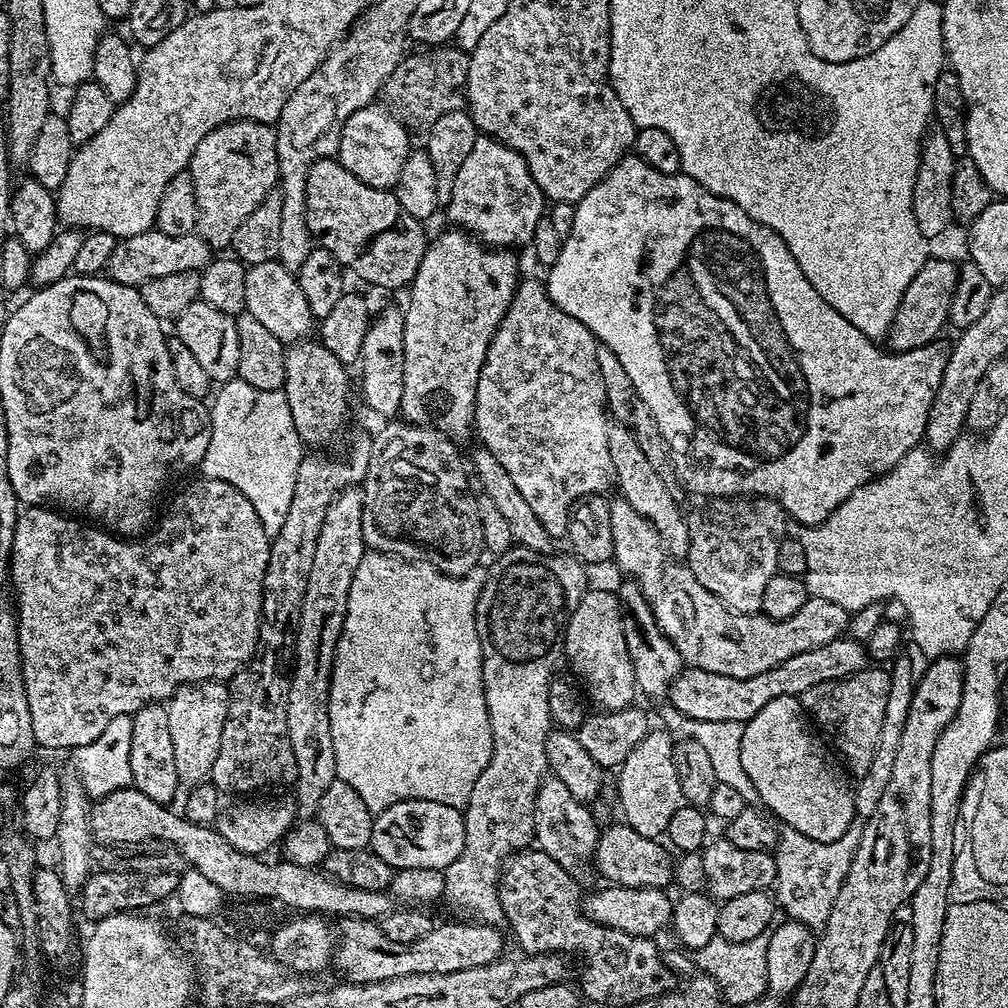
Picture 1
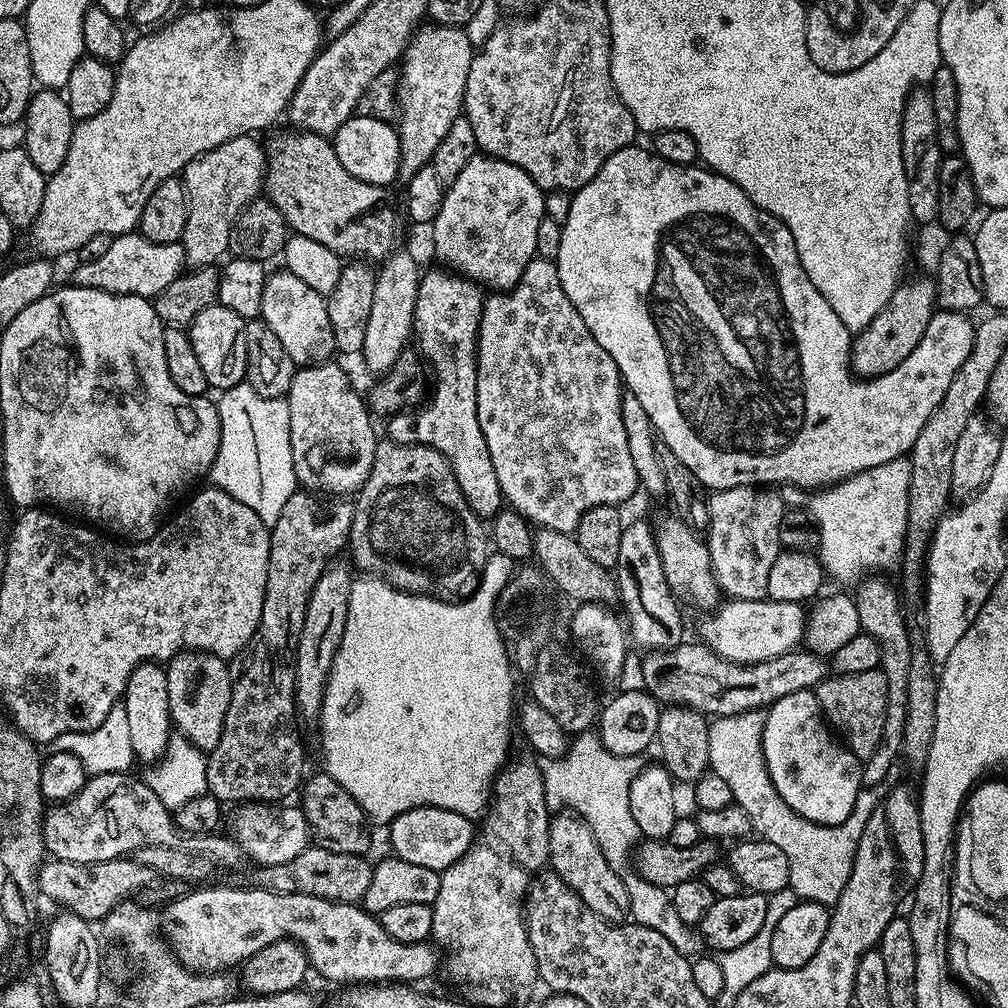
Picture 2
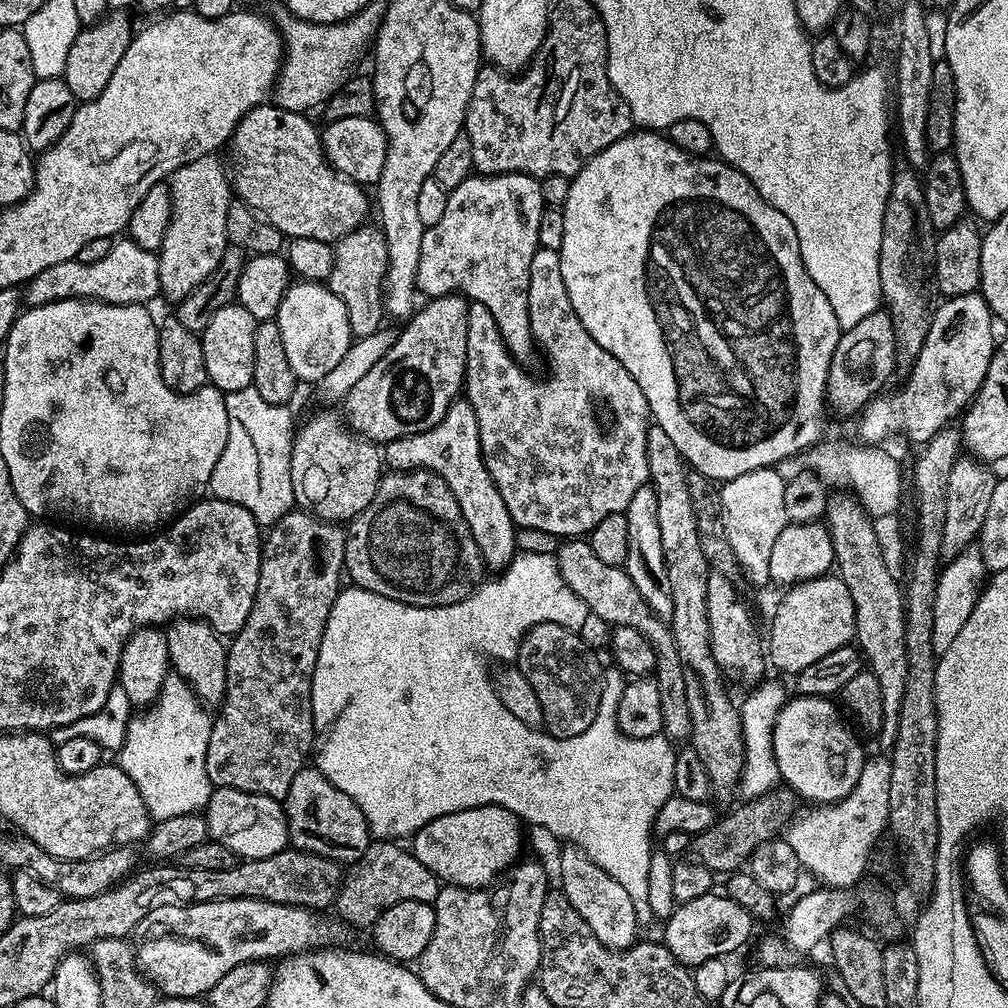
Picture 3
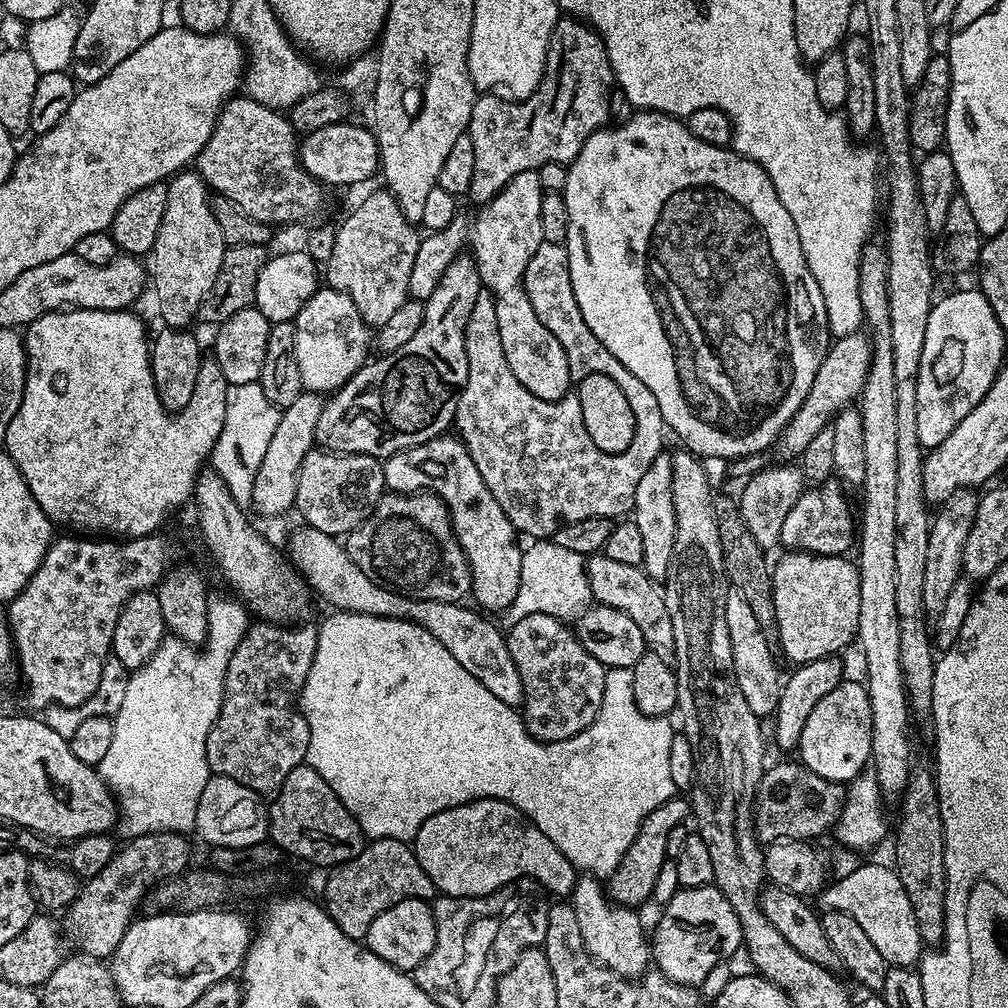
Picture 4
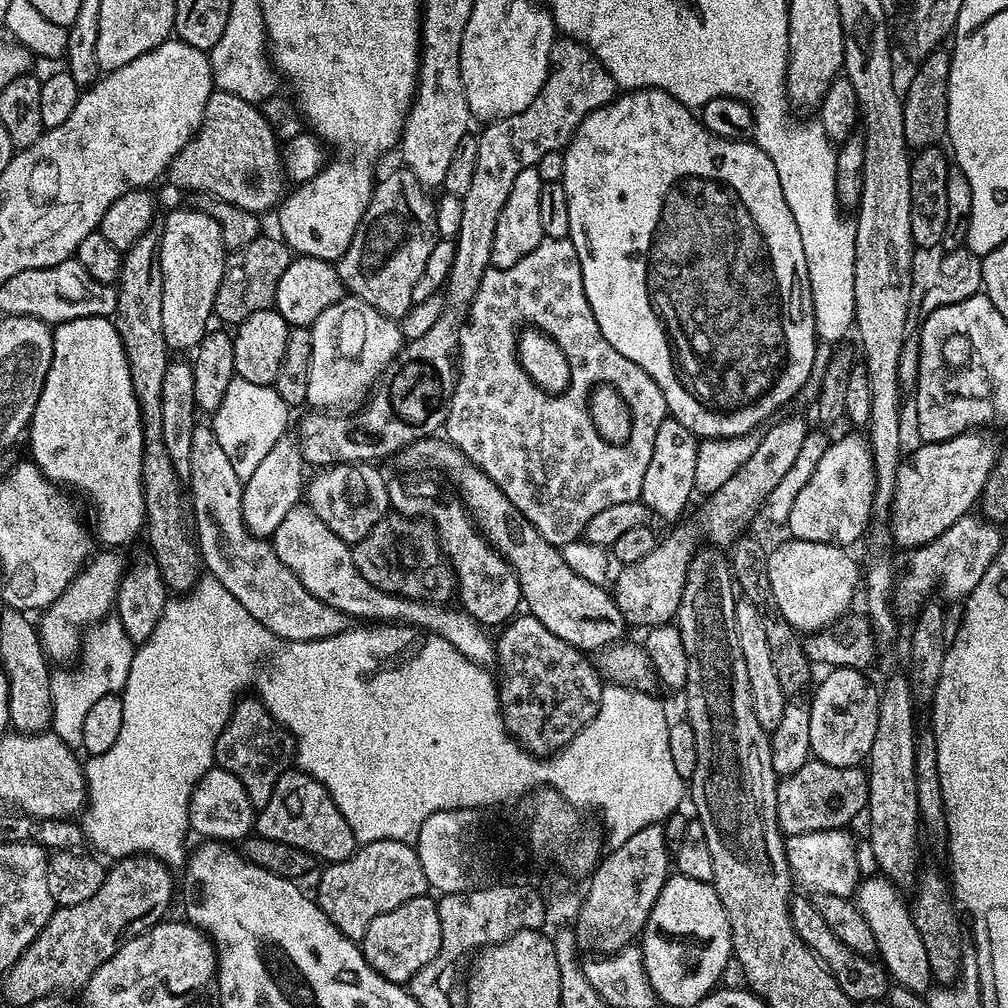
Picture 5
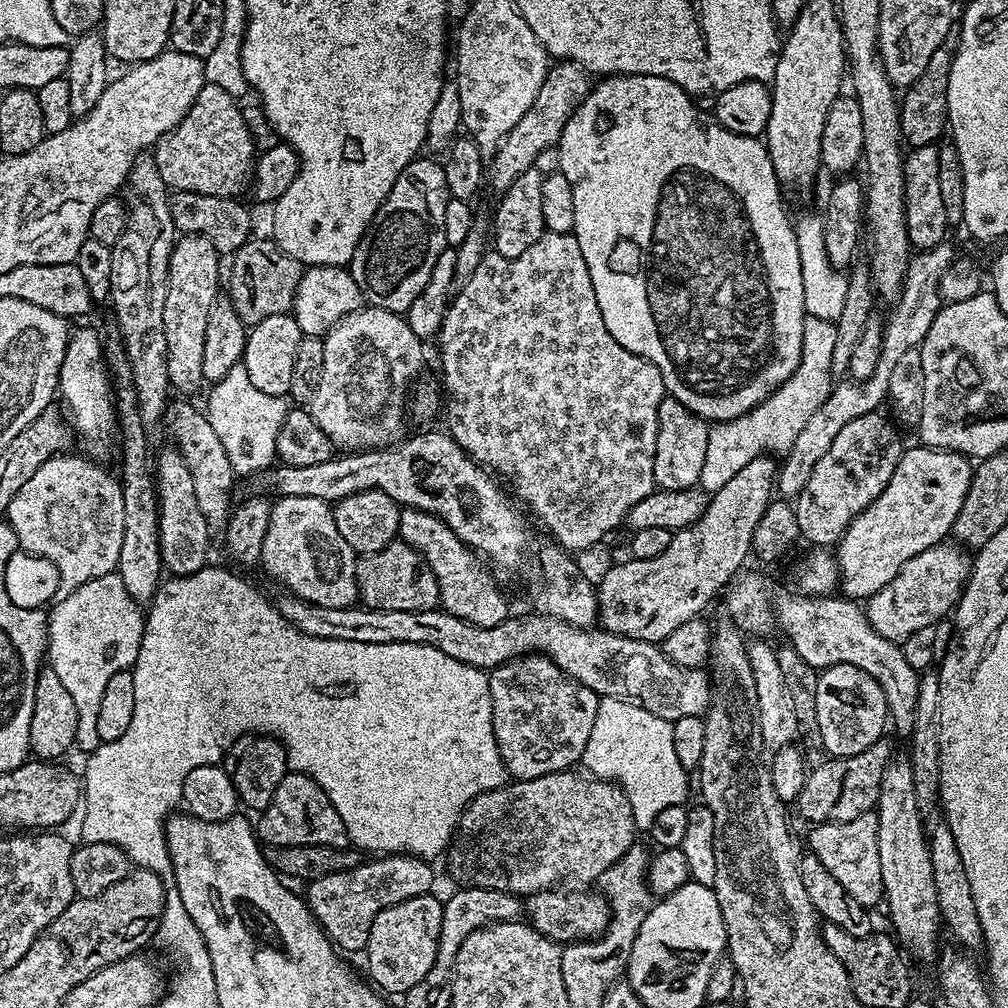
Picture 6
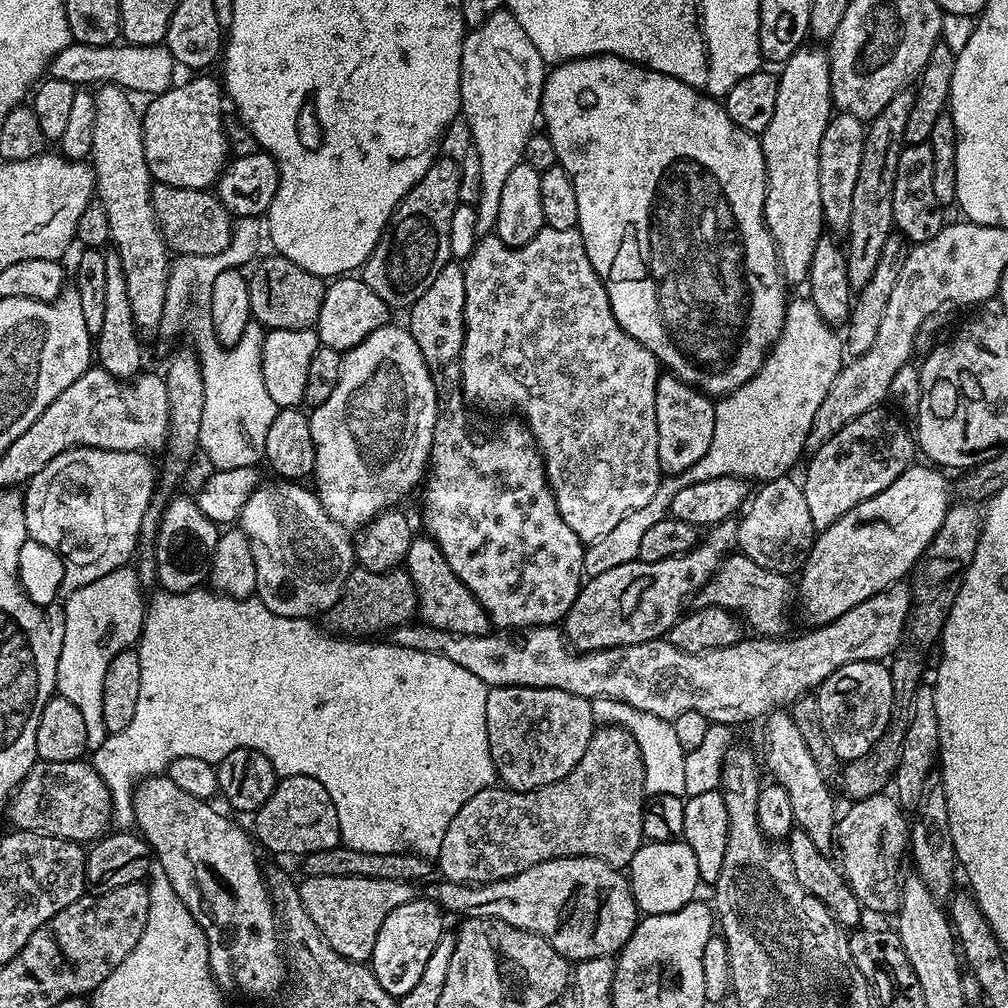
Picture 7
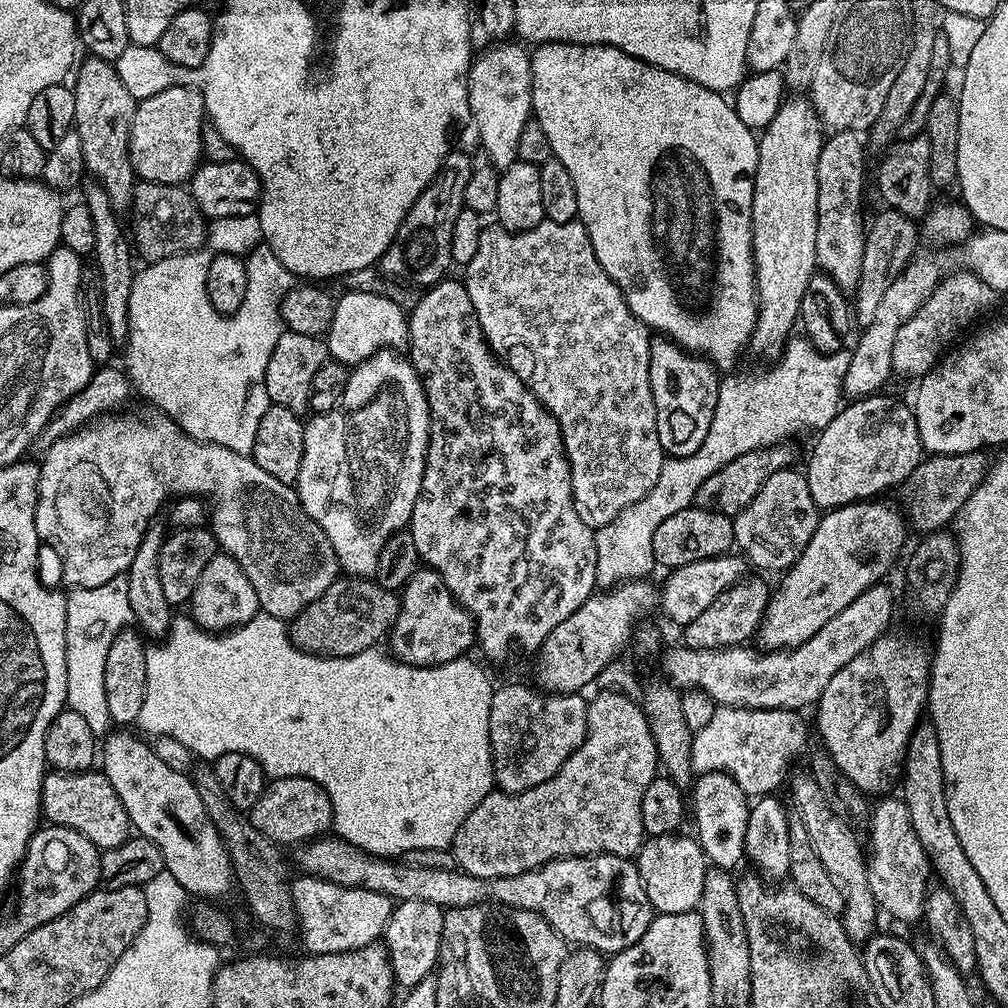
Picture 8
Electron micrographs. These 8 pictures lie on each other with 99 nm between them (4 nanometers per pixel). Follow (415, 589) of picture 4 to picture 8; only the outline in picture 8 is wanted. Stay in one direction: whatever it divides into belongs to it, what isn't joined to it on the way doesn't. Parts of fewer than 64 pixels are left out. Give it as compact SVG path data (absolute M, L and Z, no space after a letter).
M349 575L337 579L316 601L310 602L295 619L287 625L292 644L312 656L353 656L362 654L367 648L376 648L392 630L392 623L400 613L400 596L393 589L381 588L372 578Z

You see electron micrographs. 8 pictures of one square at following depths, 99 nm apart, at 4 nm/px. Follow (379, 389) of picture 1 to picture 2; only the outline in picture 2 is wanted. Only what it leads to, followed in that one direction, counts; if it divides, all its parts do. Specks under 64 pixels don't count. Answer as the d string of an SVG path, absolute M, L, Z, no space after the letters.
M393 251L387 260L379 265L374 286L374 303L370 305L370 322L366 322L366 342L362 359L372 372L389 372L399 356L405 353L404 343L413 335L412 319L418 298L418 286L422 268L408 252Z

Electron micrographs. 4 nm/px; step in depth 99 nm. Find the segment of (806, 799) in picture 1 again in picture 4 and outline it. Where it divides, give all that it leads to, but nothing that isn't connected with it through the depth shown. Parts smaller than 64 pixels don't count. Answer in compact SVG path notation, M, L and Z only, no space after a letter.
M851 678L845 679L837 688L830 690L818 706L806 718L806 726L802 726L802 738L798 749L799 763L818 774L818 778L826 778L837 782L851 782L857 774L865 771L866 765L872 759L872 715L870 714L870 698L868 689Z

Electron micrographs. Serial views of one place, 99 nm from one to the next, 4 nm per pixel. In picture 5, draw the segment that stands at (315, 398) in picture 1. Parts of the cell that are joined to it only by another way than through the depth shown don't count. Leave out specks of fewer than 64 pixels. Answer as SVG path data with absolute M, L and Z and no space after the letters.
M375 463L334 464L319 469L316 477L306 484L306 504L349 546L358 543L383 516L389 515L390 497L388 480L379 472Z

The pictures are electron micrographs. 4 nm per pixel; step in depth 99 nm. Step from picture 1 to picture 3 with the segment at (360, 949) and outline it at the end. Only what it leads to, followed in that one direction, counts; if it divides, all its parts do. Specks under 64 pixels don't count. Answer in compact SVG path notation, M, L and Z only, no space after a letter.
M250 898L215 900L186 906L158 906L158 910L150 910L150 914L142 918L134 933L135 939L140 939L140 945L137 943L134 948L136 963L165 997L200 998L212 989L214 982L219 982L229 970L234 970L234 966L242 962L273 958L272 956L283 958L294 952L306 952L327 945L332 928L316 916L319 915L310 908Z

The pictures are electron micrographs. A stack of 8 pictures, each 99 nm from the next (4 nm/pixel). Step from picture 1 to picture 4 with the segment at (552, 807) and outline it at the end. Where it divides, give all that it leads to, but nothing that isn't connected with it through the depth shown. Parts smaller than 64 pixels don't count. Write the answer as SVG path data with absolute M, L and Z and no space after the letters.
M581 875L570 897L574 918L578 918L578 930L582 930L582 942L586 950L602 966L614 974L639 978L650 968L650 940L640 921L640 912L621 906L611 899L605 885L595 876Z

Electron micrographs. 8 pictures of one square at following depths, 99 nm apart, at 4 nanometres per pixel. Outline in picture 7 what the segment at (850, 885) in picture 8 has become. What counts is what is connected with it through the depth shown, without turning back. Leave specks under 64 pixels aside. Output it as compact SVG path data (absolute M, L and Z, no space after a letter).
M777 710L768 713L764 724L764 744L768 747L768 768L772 771L771 779L780 784L788 794L790 794L790 806L794 809L795 827L803 828L810 834L810 839L818 850L831 853L834 848L834 837L836 835L836 822L838 819L838 808L836 812L836 800L832 797L832 792L828 789L829 781L822 776L818 770L817 763L809 753L809 748L805 745L805 740L801 737L794 724L794 718L791 711Z

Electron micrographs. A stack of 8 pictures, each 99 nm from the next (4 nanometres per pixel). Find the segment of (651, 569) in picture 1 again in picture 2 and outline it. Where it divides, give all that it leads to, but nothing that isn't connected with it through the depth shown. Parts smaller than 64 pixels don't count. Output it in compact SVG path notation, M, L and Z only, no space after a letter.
M729 599L700 624L699 639L724 660L735 664L757 664L793 651L805 639L804 604L777 600Z

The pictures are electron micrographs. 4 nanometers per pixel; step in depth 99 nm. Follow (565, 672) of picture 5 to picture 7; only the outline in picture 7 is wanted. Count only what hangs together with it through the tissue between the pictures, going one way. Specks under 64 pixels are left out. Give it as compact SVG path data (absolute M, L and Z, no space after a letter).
M502 686L501 688L489 688L486 698L486 734L490 742L490 758L496 767L499 783L505 788L511 788L513 792L529 792L535 788L546 786L550 782L558 782L578 766L582 754L586 754L586 746L590 742L594 731L594 708L589 701L578 694L570 694L566 690L557 688L531 688L530 686Z

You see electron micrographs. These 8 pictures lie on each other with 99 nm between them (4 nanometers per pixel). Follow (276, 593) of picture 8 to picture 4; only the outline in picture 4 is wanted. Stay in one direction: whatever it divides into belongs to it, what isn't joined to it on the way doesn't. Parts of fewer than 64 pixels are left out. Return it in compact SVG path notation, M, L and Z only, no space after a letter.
M307 526L300 527L290 540L291 563L303 576L307 585L311 586L337 611L370 614L372 617L390 617L395 620L410 620L421 625L434 638L442 643L444 649L454 654L462 666L474 678L480 680L498 702L506 702L506 706L519 709L524 703L522 678L518 674L518 666L514 666L514 658L510 658L507 637L488 620L483 613L473 607L466 608L463 603L434 602L432 599L414 599L391 591L386 587L378 587L372 582L348 555L345 545L335 537L323 534Z

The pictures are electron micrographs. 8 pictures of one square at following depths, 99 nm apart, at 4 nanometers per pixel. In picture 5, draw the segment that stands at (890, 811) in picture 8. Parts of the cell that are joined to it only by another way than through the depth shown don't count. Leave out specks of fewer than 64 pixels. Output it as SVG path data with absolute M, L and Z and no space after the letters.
M831 828L787 837L784 853L793 881L799 887L801 884L802 887L809 888L804 890L812 894L851 897L862 879L862 873L860 864L856 861L856 844L850 833L848 830Z

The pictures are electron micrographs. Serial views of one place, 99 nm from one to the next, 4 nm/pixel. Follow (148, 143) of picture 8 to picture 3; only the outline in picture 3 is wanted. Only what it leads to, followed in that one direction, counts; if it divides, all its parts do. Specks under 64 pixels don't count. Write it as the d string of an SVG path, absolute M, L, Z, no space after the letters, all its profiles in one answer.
M272 102L259 104L247 112L232 132L232 164L230 160L230 183L239 203L253 208L266 222L273 224L285 238L293 240L317 240L335 245L346 234L365 227L370 212L370 196L363 187L347 176L335 172L324 157L324 146L318 128L308 121L303 112L291 112Z

